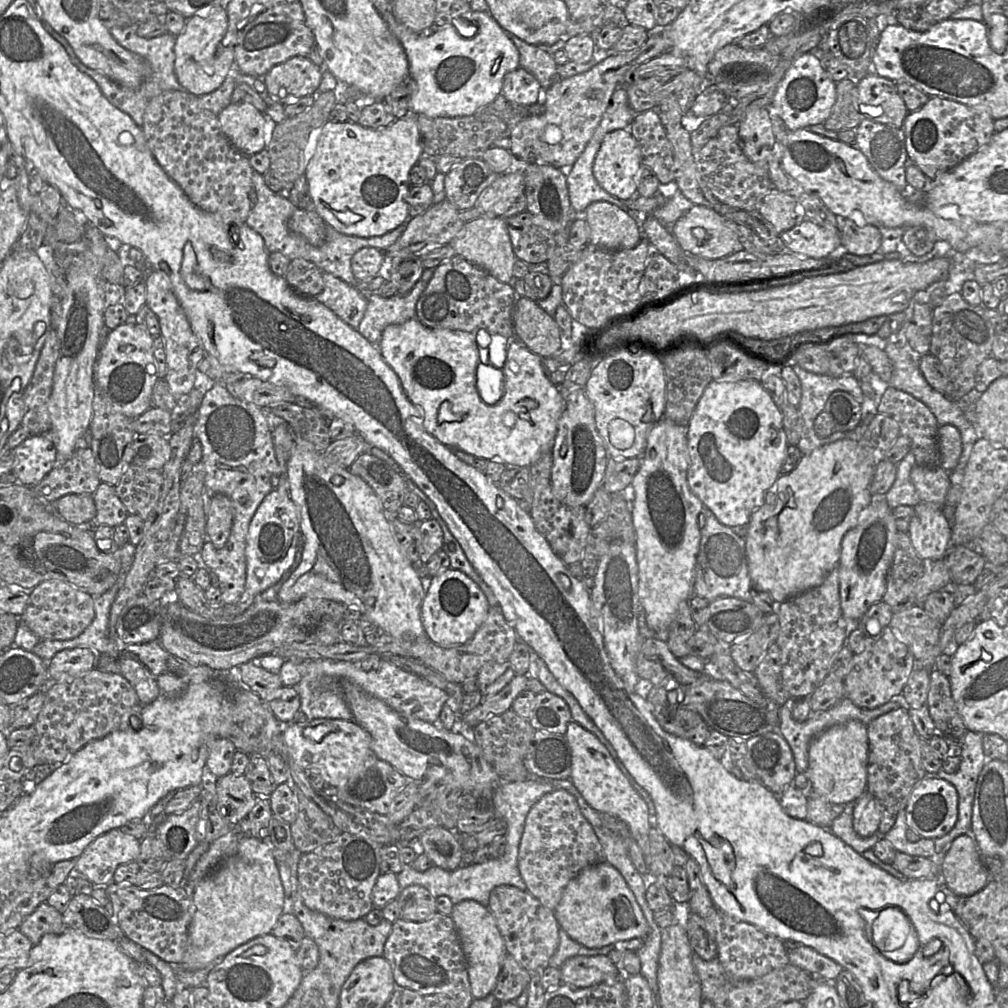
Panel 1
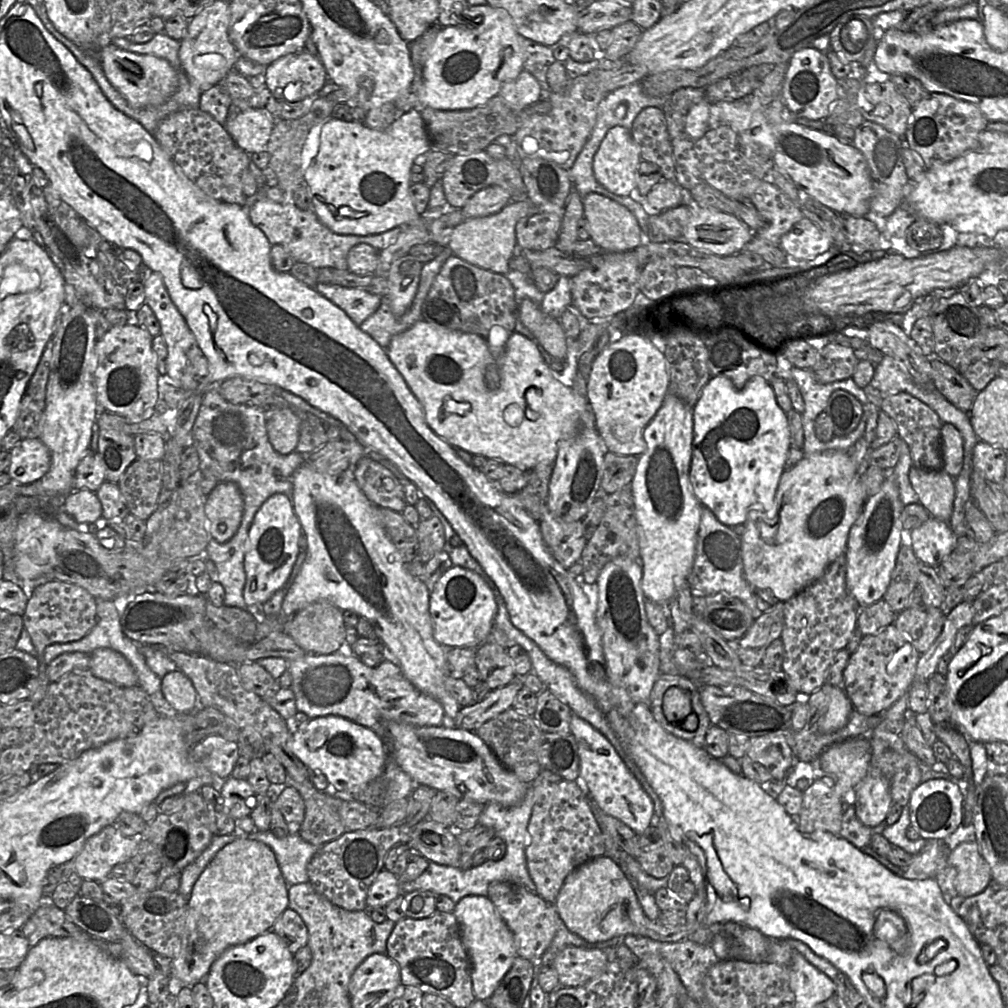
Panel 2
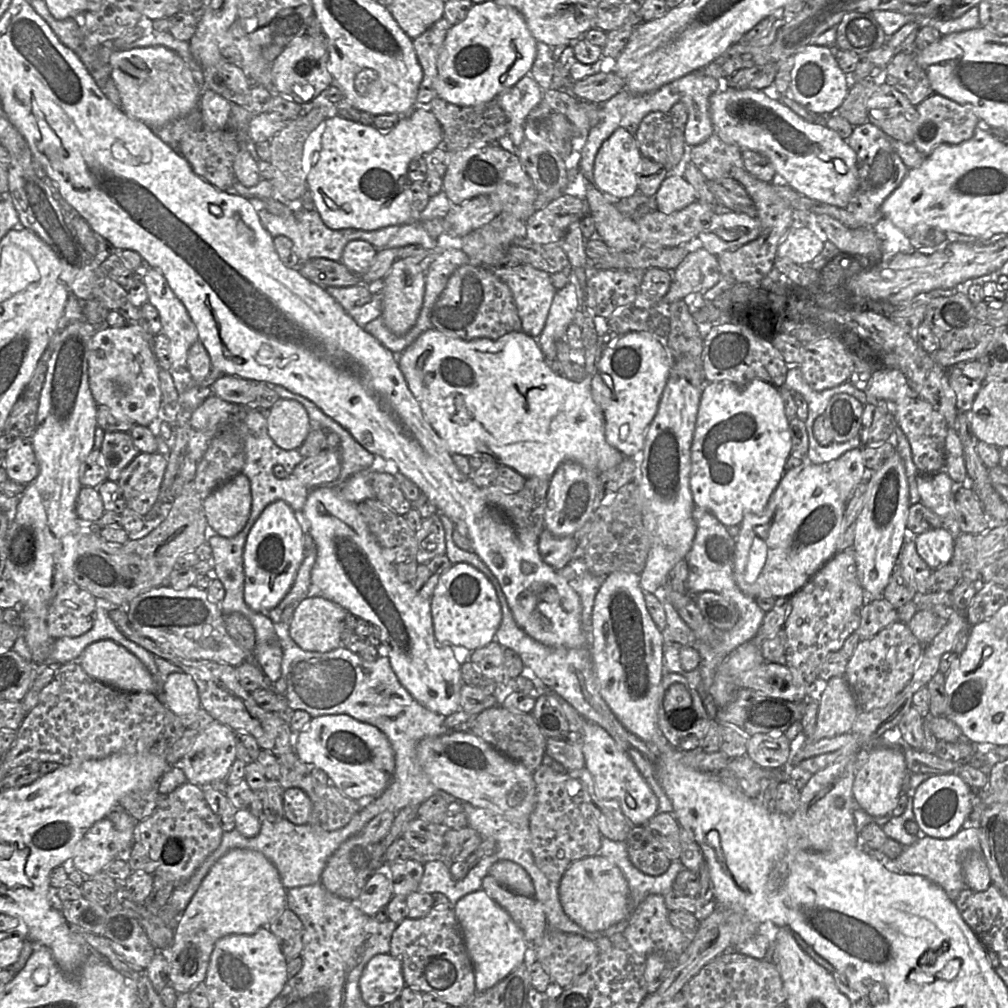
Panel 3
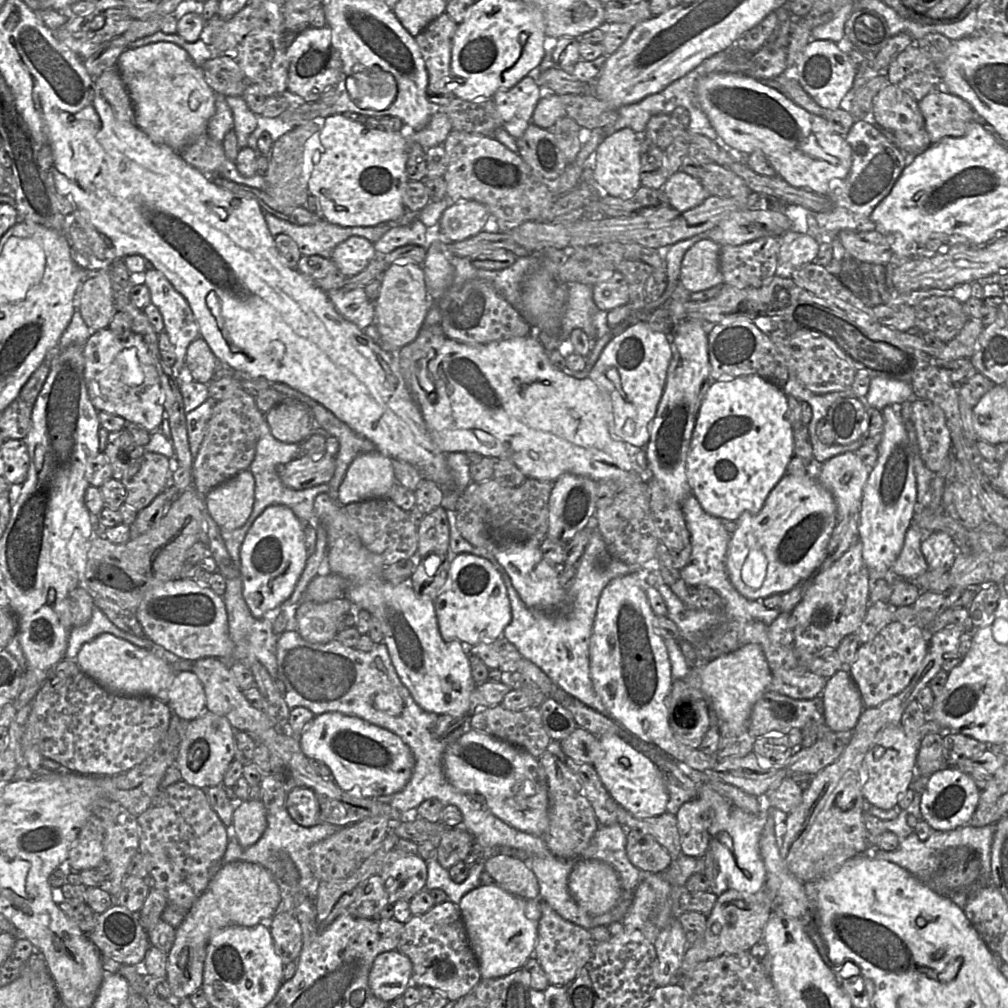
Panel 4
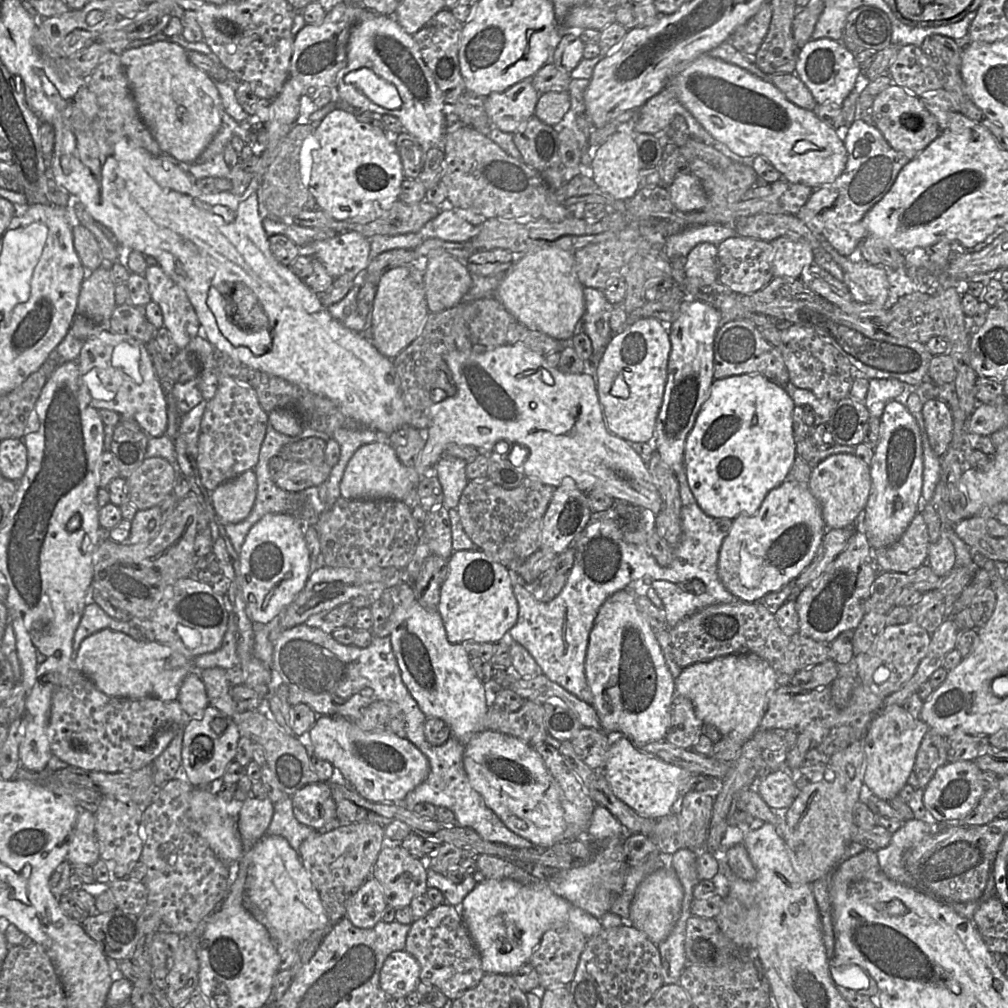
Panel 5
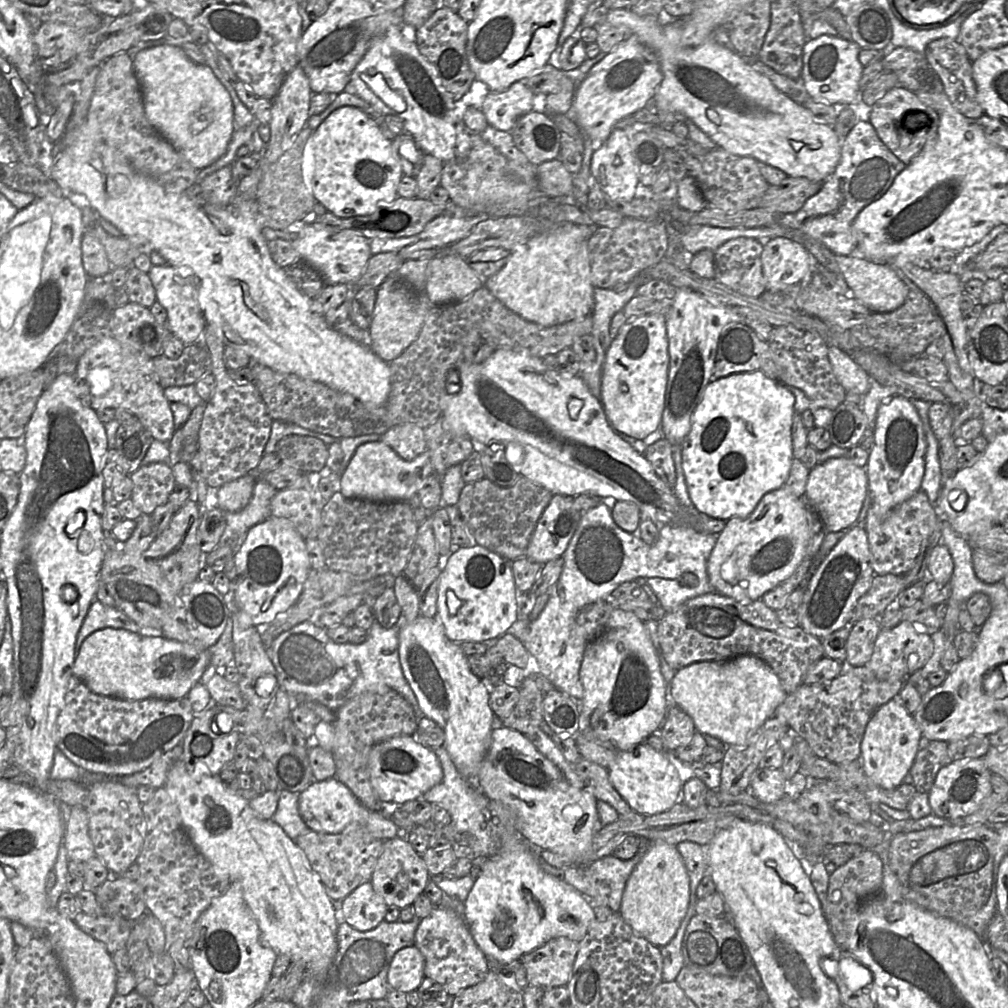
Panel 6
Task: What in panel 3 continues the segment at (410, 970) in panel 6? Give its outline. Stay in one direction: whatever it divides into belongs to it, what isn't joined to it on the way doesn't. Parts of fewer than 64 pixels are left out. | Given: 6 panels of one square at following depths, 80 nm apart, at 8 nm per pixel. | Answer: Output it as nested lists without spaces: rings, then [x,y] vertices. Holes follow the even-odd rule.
[[[390,953],[373,956],[359,980],[362,999],[370,1007],[388,1005],[400,996],[405,985],[402,964]]]

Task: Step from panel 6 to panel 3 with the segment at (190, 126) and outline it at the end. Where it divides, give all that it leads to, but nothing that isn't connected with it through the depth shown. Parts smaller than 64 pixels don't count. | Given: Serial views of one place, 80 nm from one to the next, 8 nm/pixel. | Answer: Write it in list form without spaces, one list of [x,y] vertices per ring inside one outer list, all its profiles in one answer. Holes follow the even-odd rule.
[[[164,46],[114,50],[109,56],[110,77],[121,98],[121,109],[149,127],[162,127],[199,107],[203,89],[187,63]]]

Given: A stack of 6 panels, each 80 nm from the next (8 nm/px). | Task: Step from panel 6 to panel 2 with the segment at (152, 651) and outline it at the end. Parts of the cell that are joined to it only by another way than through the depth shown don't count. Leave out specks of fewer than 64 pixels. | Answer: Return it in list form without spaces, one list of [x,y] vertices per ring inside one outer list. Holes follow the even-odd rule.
[[[99,648],[90,654],[89,670],[94,676],[117,686],[137,685],[136,673],[128,660],[109,648]]]

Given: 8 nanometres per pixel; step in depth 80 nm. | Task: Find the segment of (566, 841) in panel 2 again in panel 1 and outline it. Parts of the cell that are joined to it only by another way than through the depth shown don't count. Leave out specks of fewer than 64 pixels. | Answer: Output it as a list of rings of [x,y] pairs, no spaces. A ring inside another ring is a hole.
[[[557,788],[530,809],[518,851],[518,868],[527,891],[554,911],[569,881],[586,867],[605,861],[601,843],[573,795]]]

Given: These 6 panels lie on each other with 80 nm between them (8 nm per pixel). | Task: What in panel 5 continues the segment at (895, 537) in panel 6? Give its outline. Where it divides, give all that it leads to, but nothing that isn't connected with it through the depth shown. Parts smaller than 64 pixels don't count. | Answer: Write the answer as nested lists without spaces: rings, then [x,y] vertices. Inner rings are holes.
[[[917,512],[898,541],[873,550],[874,562],[879,572],[908,573],[927,562],[929,545],[926,523]]]

